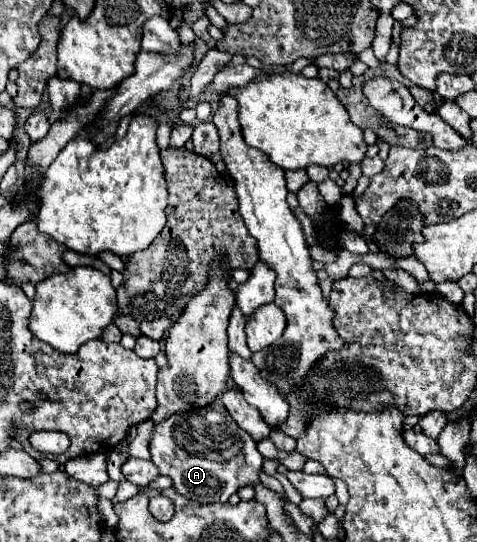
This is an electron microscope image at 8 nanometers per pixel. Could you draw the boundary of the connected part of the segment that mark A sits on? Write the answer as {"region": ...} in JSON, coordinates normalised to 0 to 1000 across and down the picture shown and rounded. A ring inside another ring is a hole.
{"region":[[[463,738],[426,753],[363,764],[325,782],[312,834],[317,852],[333,871],[363,882],[371,908],[421,930],[480,926],[501,900],[543,893],[543,871],[551,867],[551,841],[543,838],[535,812],[484,775],[484,764]]]}

